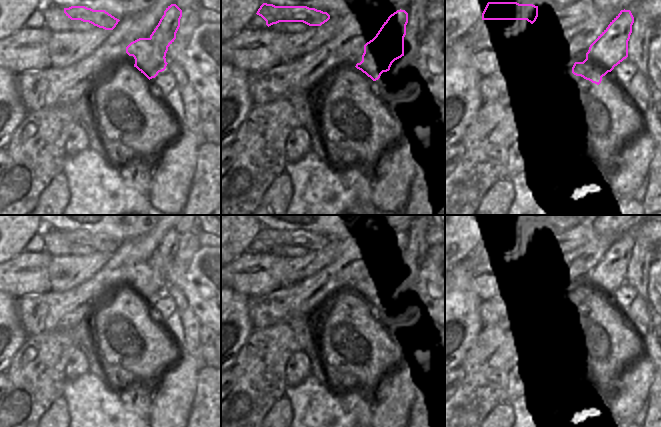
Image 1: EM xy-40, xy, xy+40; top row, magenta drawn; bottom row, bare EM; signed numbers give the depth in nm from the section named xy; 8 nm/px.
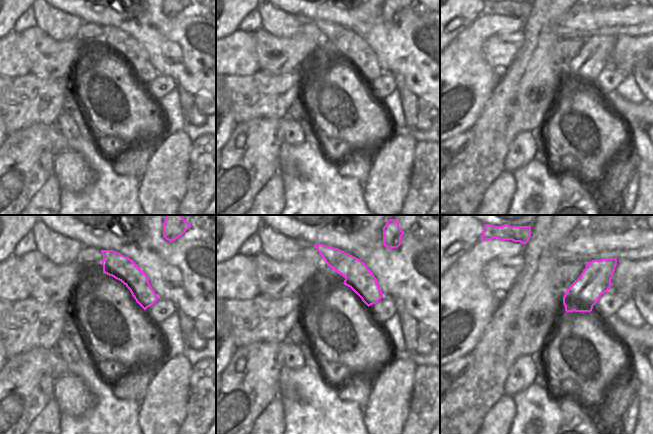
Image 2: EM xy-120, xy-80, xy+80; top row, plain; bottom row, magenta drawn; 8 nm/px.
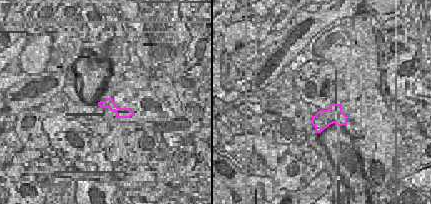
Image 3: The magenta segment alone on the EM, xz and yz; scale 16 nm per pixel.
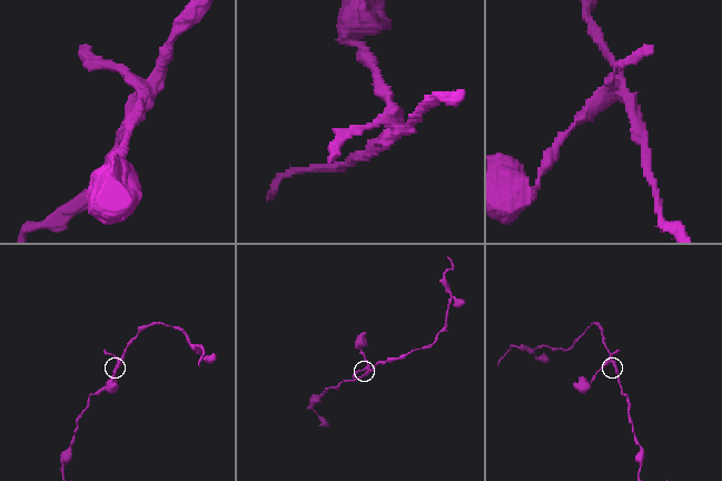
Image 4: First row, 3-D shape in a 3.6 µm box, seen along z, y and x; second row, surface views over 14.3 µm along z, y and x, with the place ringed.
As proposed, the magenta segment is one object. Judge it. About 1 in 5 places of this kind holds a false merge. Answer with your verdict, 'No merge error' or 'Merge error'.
Merge error

